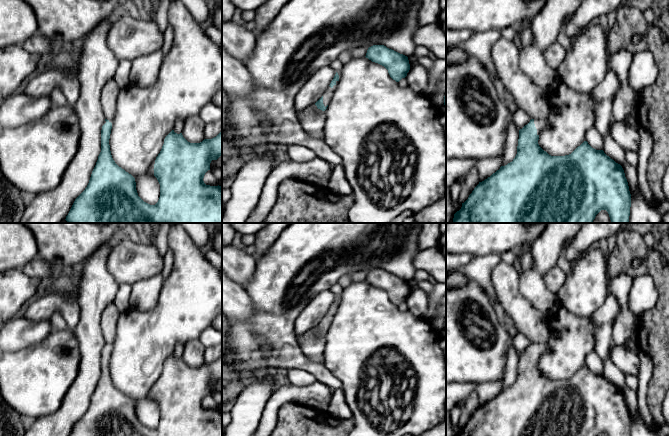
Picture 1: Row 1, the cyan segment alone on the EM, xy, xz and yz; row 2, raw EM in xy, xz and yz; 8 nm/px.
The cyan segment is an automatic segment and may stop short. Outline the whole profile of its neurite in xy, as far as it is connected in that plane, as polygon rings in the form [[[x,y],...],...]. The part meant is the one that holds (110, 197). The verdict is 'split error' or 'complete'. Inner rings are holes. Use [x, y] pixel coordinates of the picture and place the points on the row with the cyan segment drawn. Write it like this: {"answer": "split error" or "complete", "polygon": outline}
{"answer": "complete", "polygon": [[[105,119],[106,123],[102,126],[101,130],[101,152],[98,156],[96,165],[92,171],[89,183],[85,190],[75,199],[66,221],[68,223],[222,223],[222,187],[221,186],[210,186],[206,185],[203,181],[205,173],[210,170],[210,163],[212,160],[217,160],[222,155],[222,131],[212,139],[204,139],[200,143],[190,143],[182,135],[177,134],[172,130],[164,139],[164,144],[158,156],[156,157],[154,164],[154,176],[157,178],[160,184],[160,197],[155,205],[150,205],[144,202],[137,193],[135,178],[126,172],[124,169],[119,167],[112,158],[109,139],[112,129],[112,123]]]}

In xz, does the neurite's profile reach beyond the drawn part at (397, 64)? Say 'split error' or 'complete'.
complete

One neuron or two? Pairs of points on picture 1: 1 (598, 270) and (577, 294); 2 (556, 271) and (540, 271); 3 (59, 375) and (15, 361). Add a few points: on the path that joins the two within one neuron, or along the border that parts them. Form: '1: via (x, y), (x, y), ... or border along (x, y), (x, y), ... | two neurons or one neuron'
1: via (592, 276), (583, 288) | one neuron
2: border along (556, 264), (545, 275), (545, 285), (552, 293) | two neurons
3: via (48, 375), (29, 375), (26, 372) | one neuron

